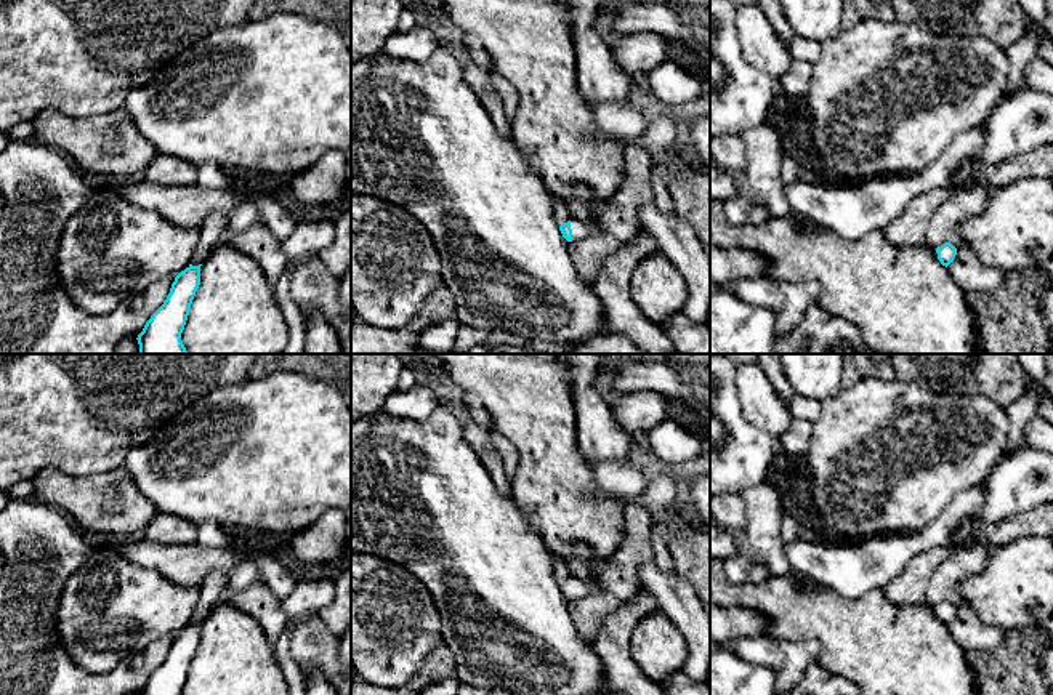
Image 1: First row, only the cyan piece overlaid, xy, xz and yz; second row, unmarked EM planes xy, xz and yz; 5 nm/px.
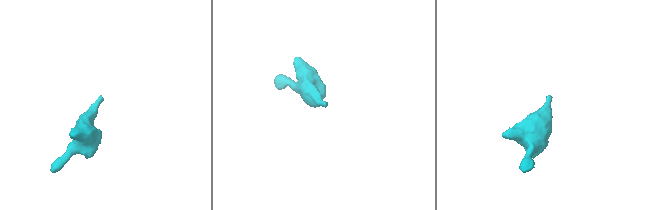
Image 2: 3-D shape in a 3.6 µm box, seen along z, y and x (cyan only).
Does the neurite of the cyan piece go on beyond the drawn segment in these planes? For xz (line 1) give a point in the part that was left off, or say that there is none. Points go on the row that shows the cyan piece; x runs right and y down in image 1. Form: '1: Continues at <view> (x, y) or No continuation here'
1: Continues at xz (579, 229)

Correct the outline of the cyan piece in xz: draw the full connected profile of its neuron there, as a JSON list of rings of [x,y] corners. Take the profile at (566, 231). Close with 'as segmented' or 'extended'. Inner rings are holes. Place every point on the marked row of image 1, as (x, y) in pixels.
[[[571,218],[567,223],[561,224],[559,231],[567,242],[593,235],[593,227],[575,218]]] | extended

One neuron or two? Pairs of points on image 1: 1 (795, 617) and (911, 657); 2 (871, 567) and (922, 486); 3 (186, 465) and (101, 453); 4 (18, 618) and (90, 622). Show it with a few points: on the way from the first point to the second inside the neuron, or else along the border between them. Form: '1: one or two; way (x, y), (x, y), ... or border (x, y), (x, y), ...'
1: one; way (824, 617), (858, 639), (882, 646)
2: two; border (928, 524), (912, 532), (877, 534), (855, 542)
3: two; border (154, 434), (146, 442), (132, 447), (121, 466)
4: two; border (64, 583), (56, 609), (56, 634), (69, 655)

